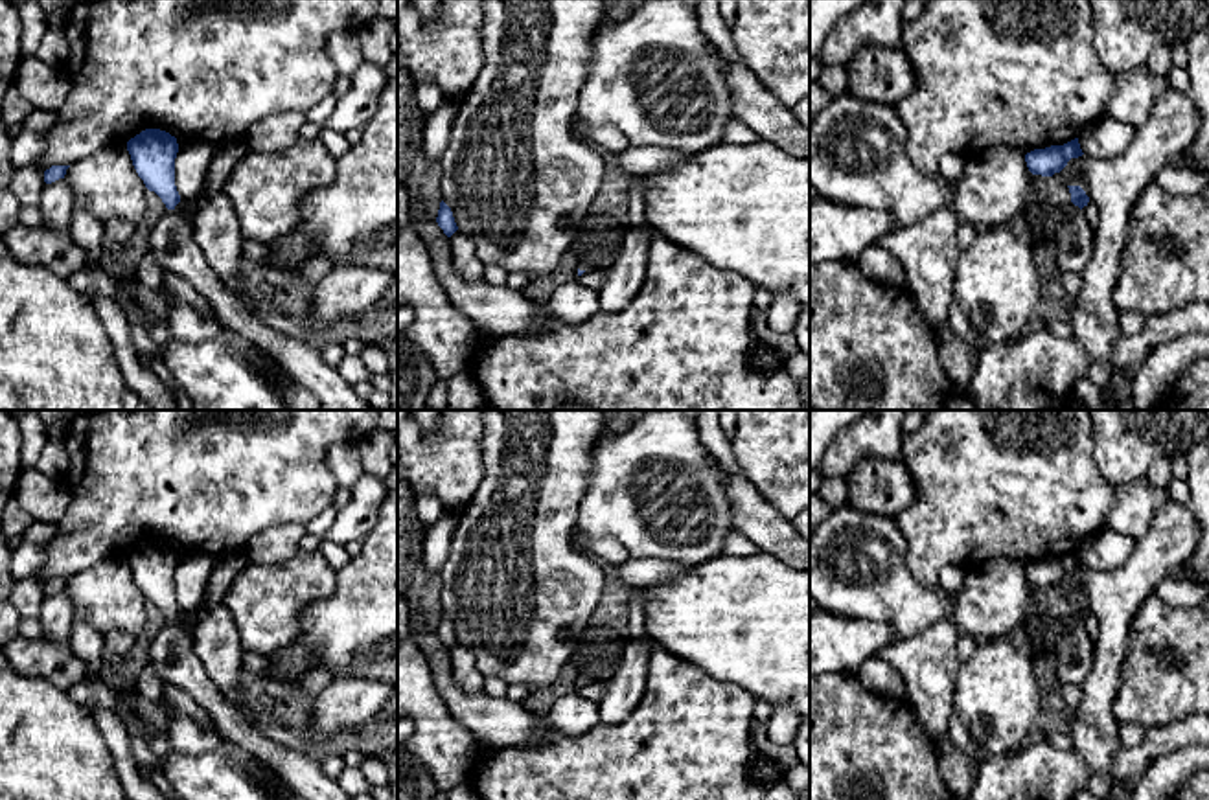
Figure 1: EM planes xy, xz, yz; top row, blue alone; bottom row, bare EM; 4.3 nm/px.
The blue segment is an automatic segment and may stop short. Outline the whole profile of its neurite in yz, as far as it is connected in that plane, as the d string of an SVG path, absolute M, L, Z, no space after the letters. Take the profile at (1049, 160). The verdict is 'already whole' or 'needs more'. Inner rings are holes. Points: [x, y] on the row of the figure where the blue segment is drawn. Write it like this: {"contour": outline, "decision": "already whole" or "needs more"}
{"contour": "M1078 138L1045 149L1034 149L1025 154L1027 167L1032 175L1053 177L1060 173L1071 158L1082 156Z", "decision": "already whole"}

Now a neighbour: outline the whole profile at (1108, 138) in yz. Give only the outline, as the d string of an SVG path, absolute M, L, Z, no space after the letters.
M1102 118L1078 136L1084 156L1110 160L1121 156L1134 142L1135 129L1115 118Z

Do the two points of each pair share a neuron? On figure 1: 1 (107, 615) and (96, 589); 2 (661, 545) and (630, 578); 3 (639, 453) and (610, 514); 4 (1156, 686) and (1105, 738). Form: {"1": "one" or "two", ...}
{"1": "one", "2": "two", "3": "one", "4": "two"}

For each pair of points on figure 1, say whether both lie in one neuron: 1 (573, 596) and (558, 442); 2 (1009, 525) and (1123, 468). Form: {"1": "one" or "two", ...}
{"1": "one", "2": "two"}

